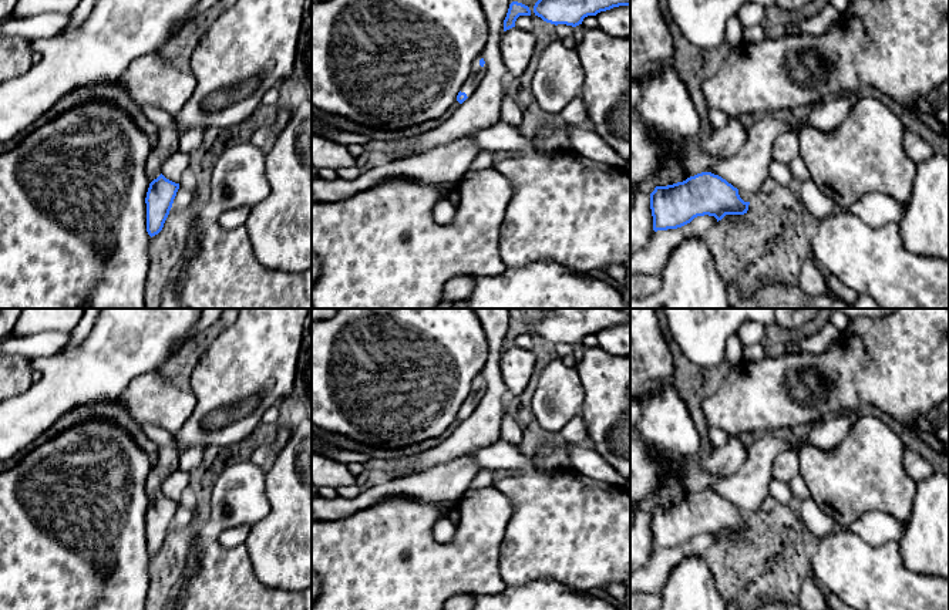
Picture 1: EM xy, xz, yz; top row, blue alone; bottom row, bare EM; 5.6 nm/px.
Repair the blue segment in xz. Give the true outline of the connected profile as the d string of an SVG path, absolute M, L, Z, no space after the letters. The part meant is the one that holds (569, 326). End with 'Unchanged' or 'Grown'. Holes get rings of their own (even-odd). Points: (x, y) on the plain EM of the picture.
M549 309L541 313L534 331L555 344L576 346L585 336L619 324L630 324L630 316L619 309Z. Unchanged

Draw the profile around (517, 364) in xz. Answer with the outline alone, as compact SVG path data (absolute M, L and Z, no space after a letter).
M512 346L502 351L499 371L507 390L519 395L528 387L536 365L536 355L532 350Z

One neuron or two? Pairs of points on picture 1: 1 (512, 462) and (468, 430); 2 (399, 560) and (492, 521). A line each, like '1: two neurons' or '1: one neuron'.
1: two neurons
2: one neuron

